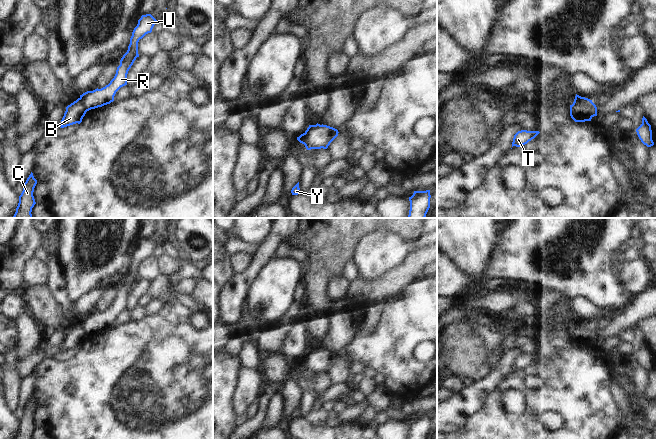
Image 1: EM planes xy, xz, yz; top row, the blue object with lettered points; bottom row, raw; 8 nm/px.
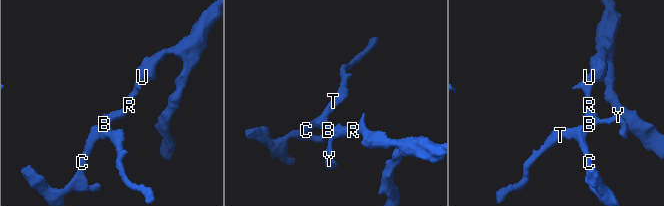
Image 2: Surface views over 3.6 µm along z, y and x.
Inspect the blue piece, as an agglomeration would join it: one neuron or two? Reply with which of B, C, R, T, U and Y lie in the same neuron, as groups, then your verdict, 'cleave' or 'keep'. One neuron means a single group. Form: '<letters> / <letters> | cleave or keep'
B C T Y / R U | cleave

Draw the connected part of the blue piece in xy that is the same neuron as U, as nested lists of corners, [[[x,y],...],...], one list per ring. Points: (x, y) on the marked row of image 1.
[[[142,15],[138,20],[137,26],[132,32],[130,44],[127,52],[120,60],[120,65],[117,67],[114,78],[108,85],[101,89],[87,91],[80,95],[82,106],[87,111],[102,107],[114,101],[116,92],[123,86],[127,85],[127,74],[138,54],[138,42],[146,34],[151,33],[154,25],[158,23],[157,20],[151,15]]]

